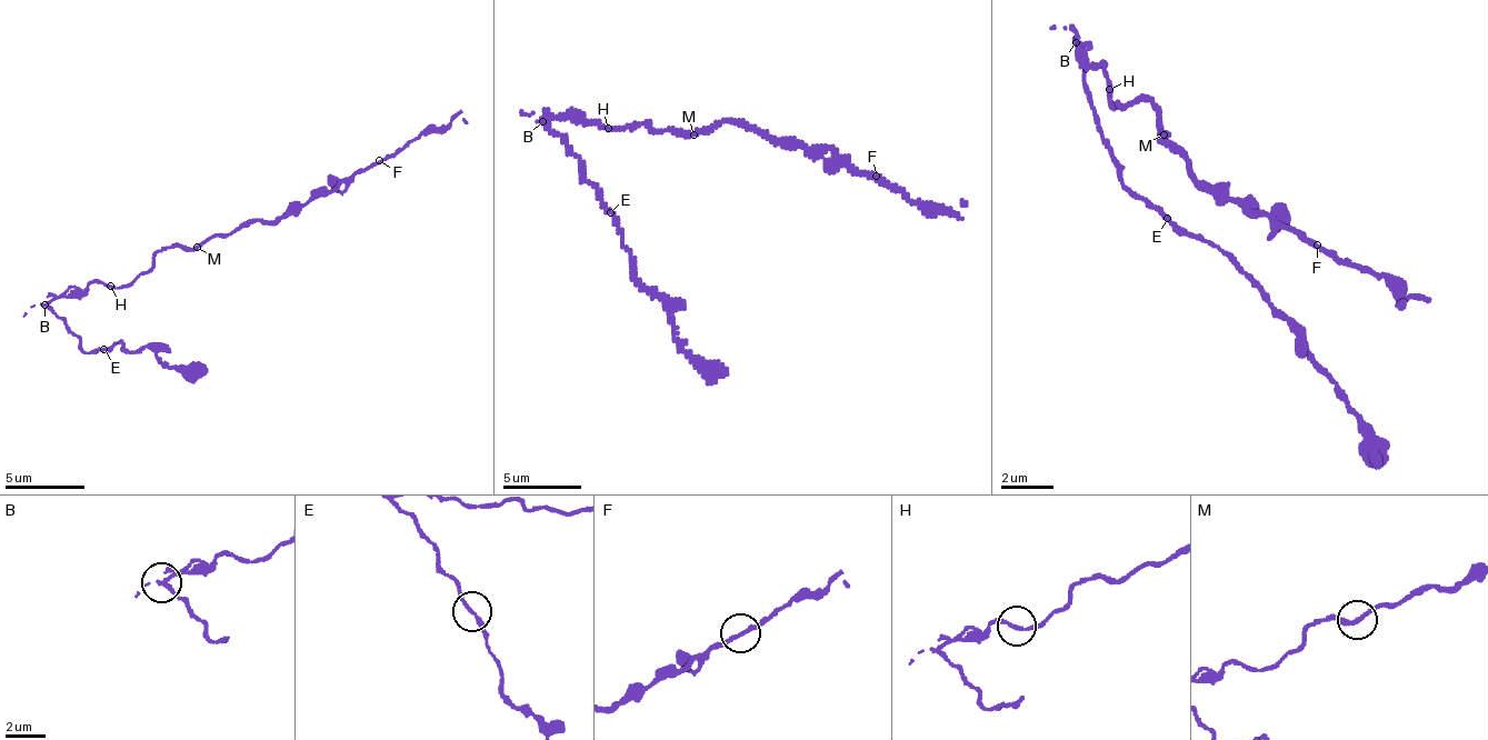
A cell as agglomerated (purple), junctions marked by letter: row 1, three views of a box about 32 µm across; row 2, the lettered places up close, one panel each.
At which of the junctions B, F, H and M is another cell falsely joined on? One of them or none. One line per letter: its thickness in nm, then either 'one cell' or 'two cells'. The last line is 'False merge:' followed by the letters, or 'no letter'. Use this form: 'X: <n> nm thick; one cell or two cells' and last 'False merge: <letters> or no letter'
B: 150 nm thick; two cells
F: 190 nm thick; one cell
H: 170 nm thick; one cell
M: 190 nm thick; one cell
False merge: B

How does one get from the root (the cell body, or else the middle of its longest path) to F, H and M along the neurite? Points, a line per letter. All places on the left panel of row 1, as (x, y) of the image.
F: (126, 284), (146, 272), (160, 247), (200, 249), (217, 237), (302, 211), (313, 198), (326, 197), (379, 160)
H: (126, 284), (110, 286)
M: (126, 284), (133, 284), (146, 272), (160, 247), (197, 247)

